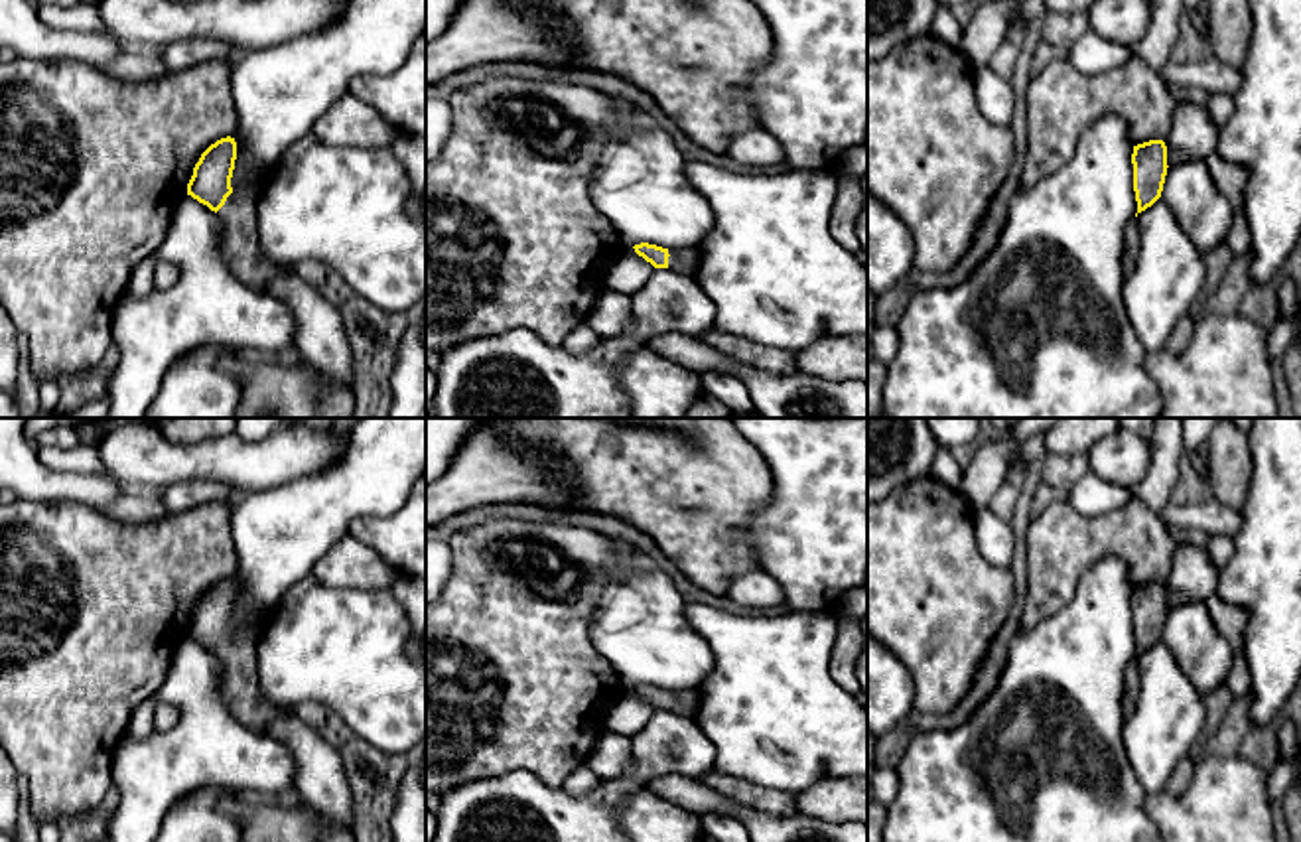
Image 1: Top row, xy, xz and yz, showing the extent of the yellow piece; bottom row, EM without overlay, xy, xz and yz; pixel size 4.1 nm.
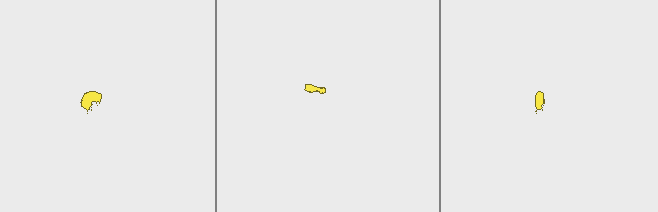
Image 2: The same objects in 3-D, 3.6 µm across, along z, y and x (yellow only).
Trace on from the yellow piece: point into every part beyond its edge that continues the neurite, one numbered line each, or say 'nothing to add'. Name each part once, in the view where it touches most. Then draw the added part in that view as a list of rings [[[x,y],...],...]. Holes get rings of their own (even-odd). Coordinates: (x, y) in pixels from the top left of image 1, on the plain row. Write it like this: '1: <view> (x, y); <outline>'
1: xy (239, 677); [[[260,623],[233,633],[217,653],[221,659],[221,692],[229,712],[246,728],[262,734],[264,728],[292,714],[288,708],[270,704],[258,688],[256,645],[262,631]]]

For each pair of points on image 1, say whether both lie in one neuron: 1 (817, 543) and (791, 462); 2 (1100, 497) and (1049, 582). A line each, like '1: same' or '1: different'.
1: same
2: different

